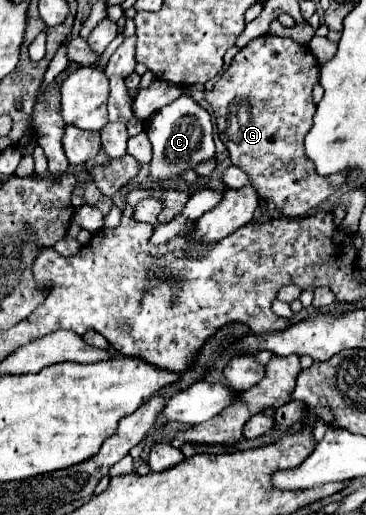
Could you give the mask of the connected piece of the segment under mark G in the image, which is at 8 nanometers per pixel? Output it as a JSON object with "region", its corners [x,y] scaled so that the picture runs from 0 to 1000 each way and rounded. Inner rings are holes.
{"region":[[[721,66],[705,70],[694,82],[678,82],[678,89],[639,109],[634,124],[612,136],[601,155],[557,186],[585,214],[601,272],[617,280],[634,318],[661,326],[683,342],[705,381],[727,392],[749,392],[765,416],[776,416],[781,423],[814,423],[842,416],[874,392],[902,384],[945,353],[951,342],[951,334],[934,334],[869,346],[858,322],[831,299],[831,264],[847,252],[852,225],[863,217],[863,202],[852,194],[852,167],[869,159],[869,144],[874,124],[847,101],[847,93],[809,85],[798,74]]]}

